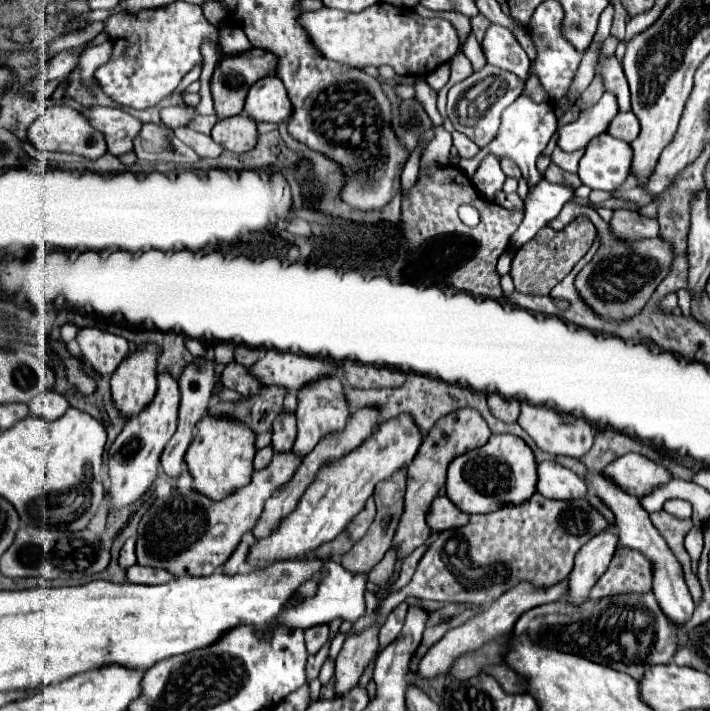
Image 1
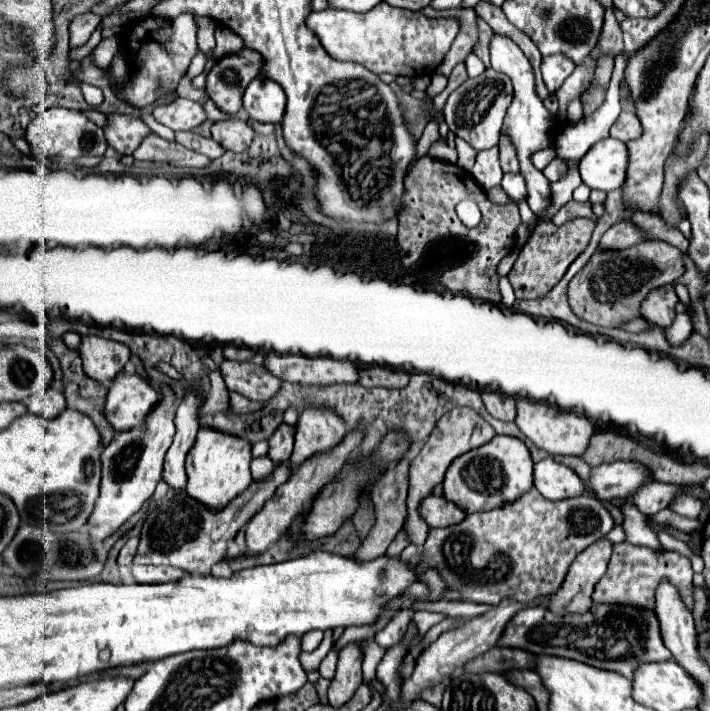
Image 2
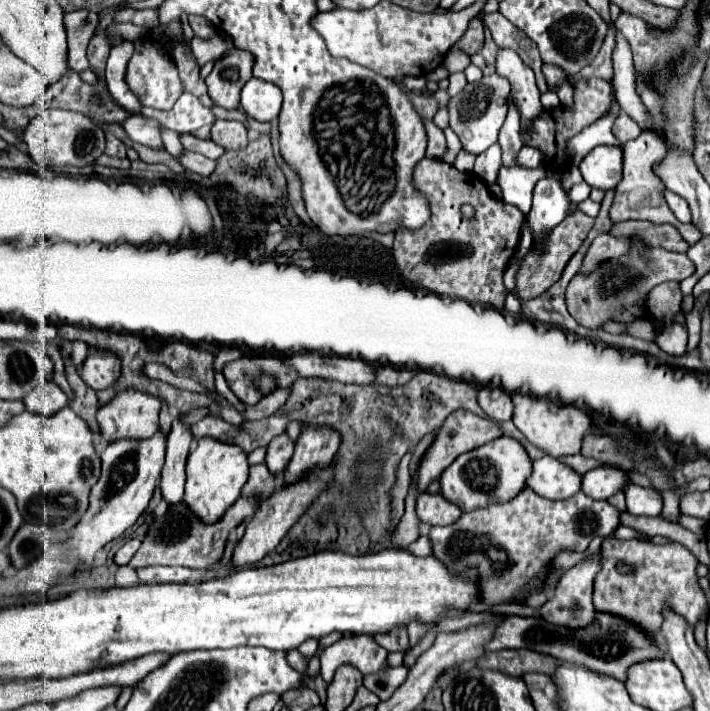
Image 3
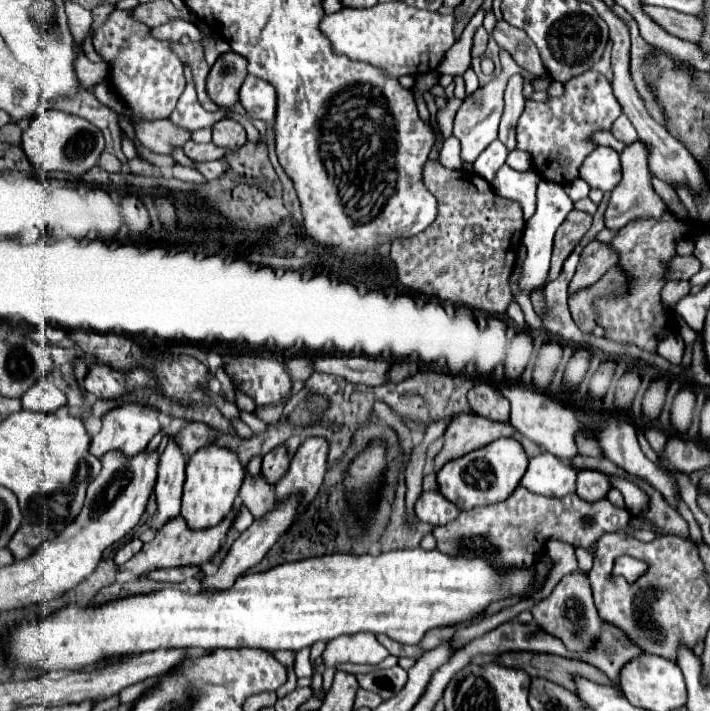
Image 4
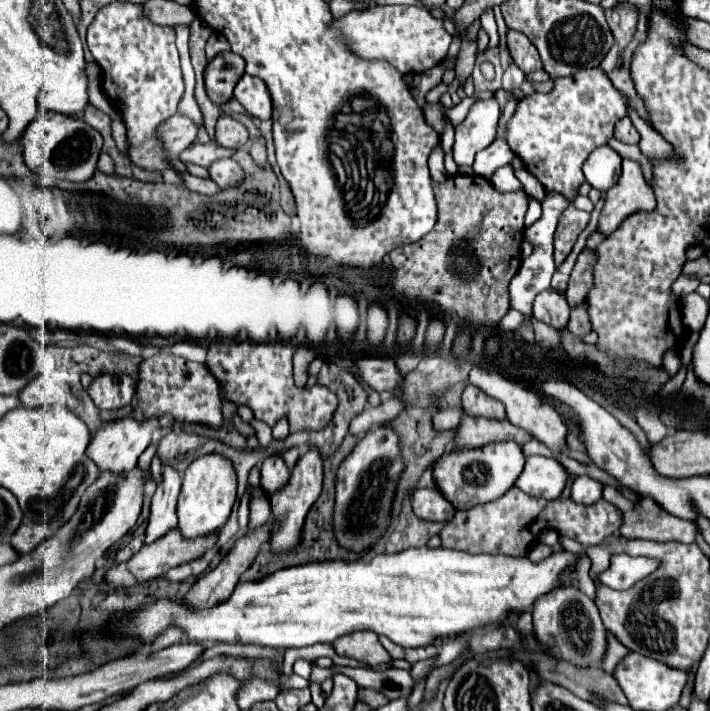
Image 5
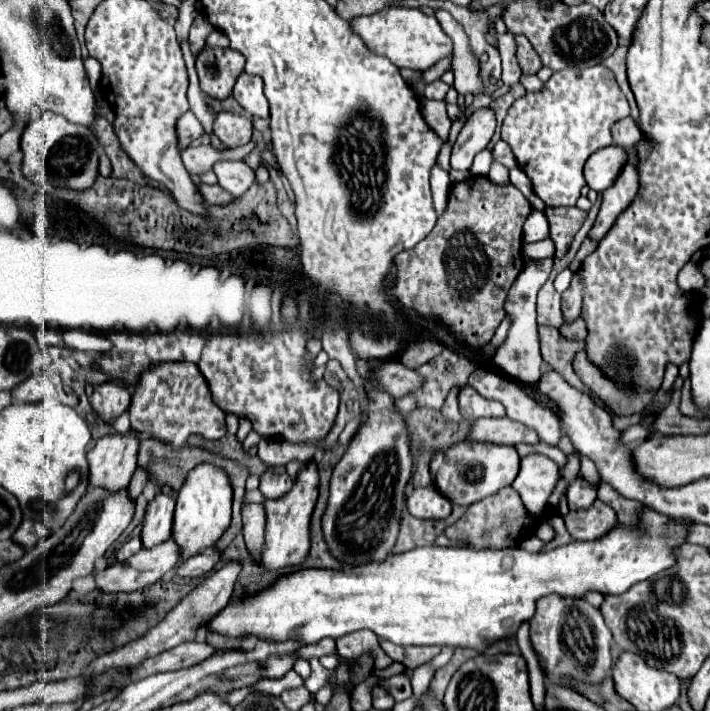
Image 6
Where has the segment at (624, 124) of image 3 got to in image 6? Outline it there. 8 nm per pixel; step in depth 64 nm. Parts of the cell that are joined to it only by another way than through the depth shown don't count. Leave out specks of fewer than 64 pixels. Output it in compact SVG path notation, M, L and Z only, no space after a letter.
M628 116L628 118L618 120L612 126L612 138L614 138L614 144L616 146L630 148L630 146L634 146L636 142L642 140L642 134L640 134L640 128L636 126L636 122Z

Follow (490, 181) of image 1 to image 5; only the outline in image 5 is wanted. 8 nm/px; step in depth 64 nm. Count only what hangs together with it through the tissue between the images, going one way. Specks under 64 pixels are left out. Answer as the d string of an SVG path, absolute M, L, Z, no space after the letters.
M496 138L488 148L484 148L480 154L476 154L476 160L474 160L472 168L478 176L492 178L496 168L510 164L512 156L514 156L514 152L508 148L508 144L500 138Z

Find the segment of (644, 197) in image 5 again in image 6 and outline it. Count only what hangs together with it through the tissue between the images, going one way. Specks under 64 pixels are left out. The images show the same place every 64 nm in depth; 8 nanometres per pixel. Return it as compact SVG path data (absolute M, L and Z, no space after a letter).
M626 164L622 174L618 176L618 180L614 182L614 186L610 186L602 194L600 212L598 212L596 224L592 226L588 236L594 240L602 240L610 232L610 228L618 220L618 216L632 204L632 198L636 198L638 194L640 194L638 168L634 164Z

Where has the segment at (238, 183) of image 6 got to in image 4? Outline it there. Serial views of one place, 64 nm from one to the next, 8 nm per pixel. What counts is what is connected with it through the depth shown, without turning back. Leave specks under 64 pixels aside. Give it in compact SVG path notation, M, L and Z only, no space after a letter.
M192 160L192 162L194 162L194 168L196 168L206 180L218 178L218 176L226 170L224 160L214 160L214 162L204 162L204 164L200 164L200 162L196 162L196 160Z

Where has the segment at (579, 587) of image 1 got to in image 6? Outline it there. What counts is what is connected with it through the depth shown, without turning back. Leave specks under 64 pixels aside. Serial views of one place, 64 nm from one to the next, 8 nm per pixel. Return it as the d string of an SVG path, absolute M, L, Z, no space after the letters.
M544 596L544 598L540 598L536 602L536 614L530 620L530 638L532 638L534 650L540 656L542 668L548 670L548 678L554 684L562 684L560 678L558 678L562 674L570 674L572 678L598 684L608 674L608 670L612 668L612 644L614 644L612 632L604 624L600 610L594 608L586 600L574 600L574 598L566 598L566 596Z

